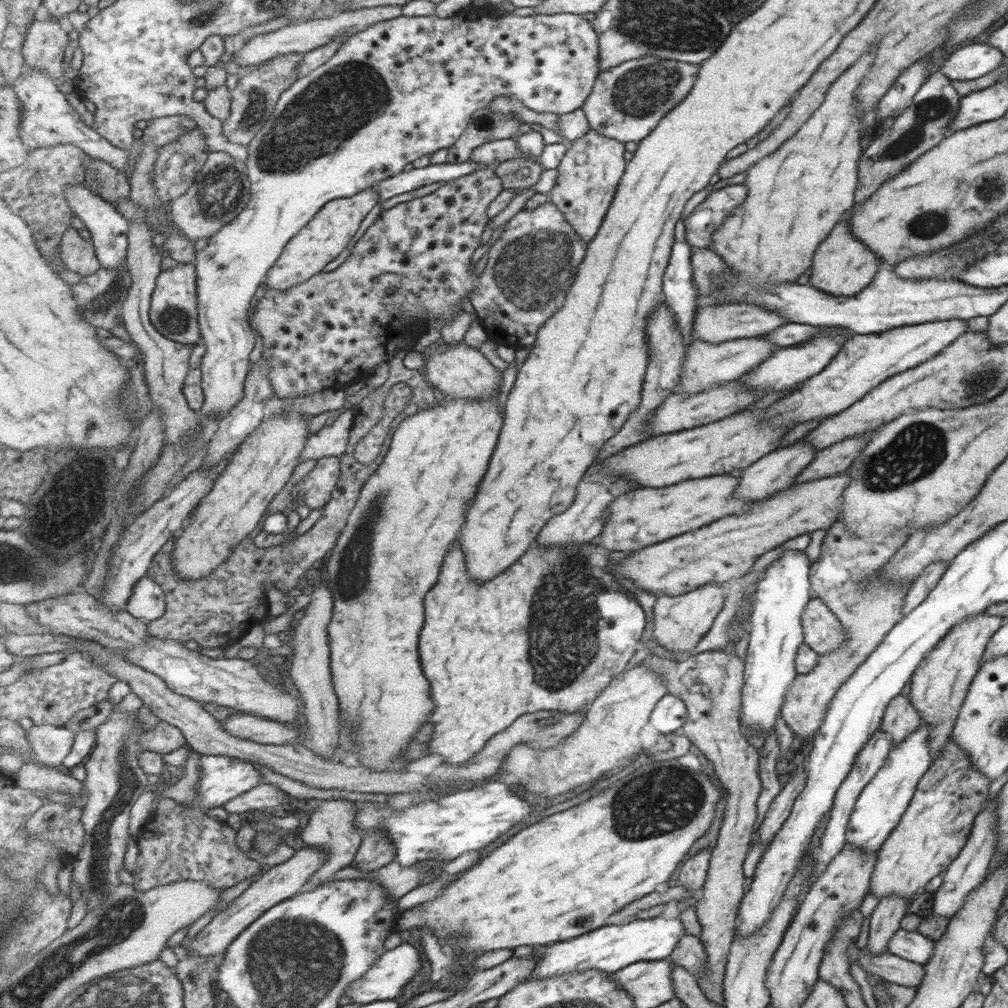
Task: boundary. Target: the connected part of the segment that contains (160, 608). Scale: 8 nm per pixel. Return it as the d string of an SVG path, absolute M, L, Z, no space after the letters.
M144 576L136 584L128 600L126 611L146 622L161 618L166 611L166 594L164 588L151 576Z

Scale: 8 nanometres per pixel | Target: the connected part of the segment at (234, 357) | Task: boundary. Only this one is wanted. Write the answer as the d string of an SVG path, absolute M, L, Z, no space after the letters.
M466 7L453 17L439 18L429 16L401 15L391 20L378 22L361 32L347 38L329 63L309 72L297 79L281 96L276 104L276 110L271 115L269 122L265 123L262 130L257 133L253 142L248 144L247 174L251 182L250 201L247 209L231 223L225 225L217 234L208 241L207 246L197 253L196 269L198 274L198 309L199 322L202 332L202 343L206 346L206 353L201 360L202 387L204 388L205 404L201 410L205 422L213 419L223 419L245 399L246 380L251 366L251 352L257 346L257 336L250 323L252 310L251 300L258 298L269 271L280 256L288 242L301 230L308 226L316 214L329 202L340 198L352 198L360 195L369 187L377 186L382 180L387 180L402 172L403 168L415 162L421 156L430 156L441 148L452 147L472 123L473 115L482 108L489 107L498 96L510 96L514 102L521 102L527 108L537 112L552 112L553 114L568 115L579 108L583 109L585 101L592 94L594 84L599 78L600 70L600 35L593 26L592 21L585 16L561 13L556 15L518 16L510 11L506 15L493 17L486 15L486 11L479 7Z

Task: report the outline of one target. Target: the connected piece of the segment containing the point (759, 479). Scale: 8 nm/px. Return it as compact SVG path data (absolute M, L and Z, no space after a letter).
M801 439L786 447L773 449L768 455L761 456L756 463L741 471L740 483L736 486L736 496L740 499L754 501L771 496L773 492L785 490L795 482L795 478L800 475L800 472L812 463L816 451L809 443L803 442Z

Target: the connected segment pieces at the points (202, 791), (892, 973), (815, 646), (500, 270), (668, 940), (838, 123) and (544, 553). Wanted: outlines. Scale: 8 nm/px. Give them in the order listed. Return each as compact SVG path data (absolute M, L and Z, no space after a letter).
M230 756L201 757L201 777L197 784L199 798L191 810L203 811L227 802L249 792L262 784L261 770L251 761Z
M849 948L849 957L853 958L853 964L859 963L859 966L868 974L876 974L883 977L887 982L895 983L896 985L903 985L908 987L917 988L924 975L923 967L919 964L901 959L890 953L869 958L869 952L864 948Z
M814 599L806 605L801 616L804 627L805 645L818 655L835 651L847 641L847 632L836 619L836 615L821 599Z
M551 200L513 216L490 248L477 291L469 294L487 337L515 350L531 350L541 327L564 305L587 250L586 240Z
M661 916L649 920L635 919L628 924L619 924L619 926L605 925L567 941L534 948L531 956L537 958L538 965L527 981L593 969L607 974L641 961L668 959L684 933L684 928L678 918L661 918Z
M877 49L865 52L860 57L861 60L857 60L847 72L844 71L836 78L837 84L829 88L829 98L825 100L825 104L821 104L817 112L808 116L792 138L752 164L746 171L742 184L747 189L747 198L721 223L719 230L712 236L712 242L707 246L717 256L723 257L724 264L732 268L732 272L737 272L737 276L745 276L745 280L751 282L757 280L755 284L761 284L761 288L765 288L770 282L795 282L797 276L810 272L813 252L829 236L829 230L841 218L839 214L853 206L853 192L858 184L855 164L859 158L859 138L863 134L862 115L856 110L854 94L876 56Z
M597 541L591 544L573 544L573 546L559 548L541 548L539 544L535 544L517 564L513 564L513 568L509 568L509 572L503 572L501 578L489 580L487 584L479 584L477 580L469 576L467 558L465 558L465 552L461 550L461 544L453 546L449 556L445 558L445 568L443 568L441 580L437 582L437 588L433 588L433 592L429 592L426 598L427 624L425 624L425 632L422 632L420 636L422 667L425 676L429 676L433 684L433 700L437 702L437 708L439 708L435 710L435 714L431 715L431 722L435 724L435 734L433 734L433 740L428 742L430 744L428 754L440 754L445 758L445 763L452 765L462 765L464 762L469 764L470 760L477 752L485 748L493 736L509 728L521 715L540 710L560 710L569 713L589 710L604 688L624 670L625 664L635 652L635 646L645 626L643 609L636 600L631 600L627 598L627 594L623 594L625 587L621 588L621 584L606 571L605 564L607 560L597 550Z

